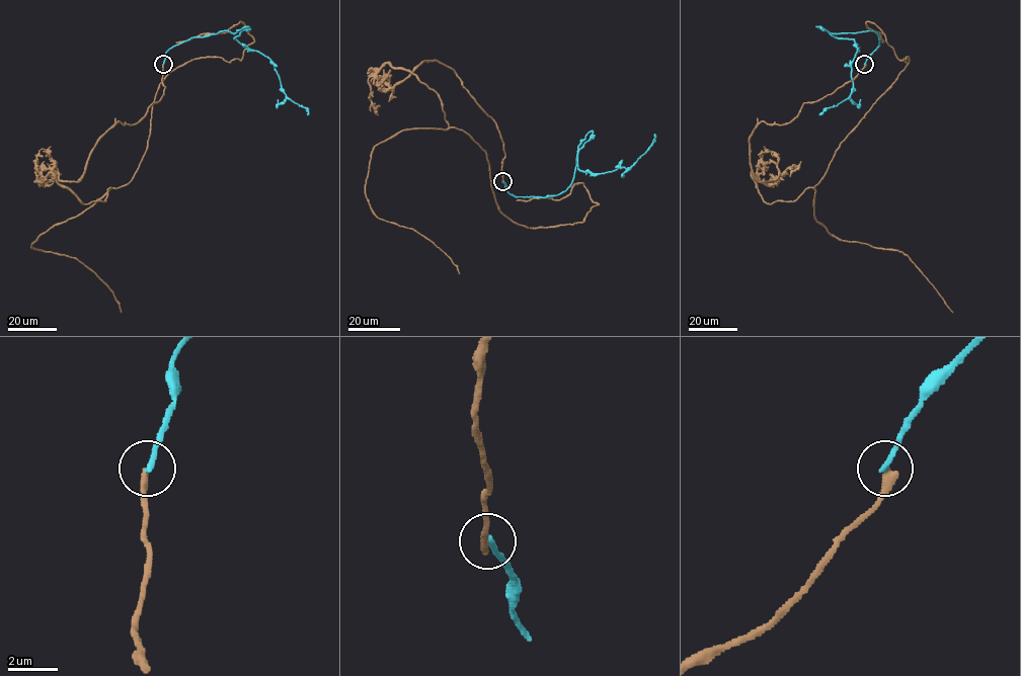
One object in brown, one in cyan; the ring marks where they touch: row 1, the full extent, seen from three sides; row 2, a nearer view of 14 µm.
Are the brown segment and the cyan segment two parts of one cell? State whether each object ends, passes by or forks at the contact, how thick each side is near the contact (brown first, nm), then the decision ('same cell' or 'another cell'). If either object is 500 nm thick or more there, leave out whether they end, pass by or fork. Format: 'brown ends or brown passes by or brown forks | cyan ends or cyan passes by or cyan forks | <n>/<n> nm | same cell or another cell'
brown ends | cyan ends | 320/220 nm | another cell

